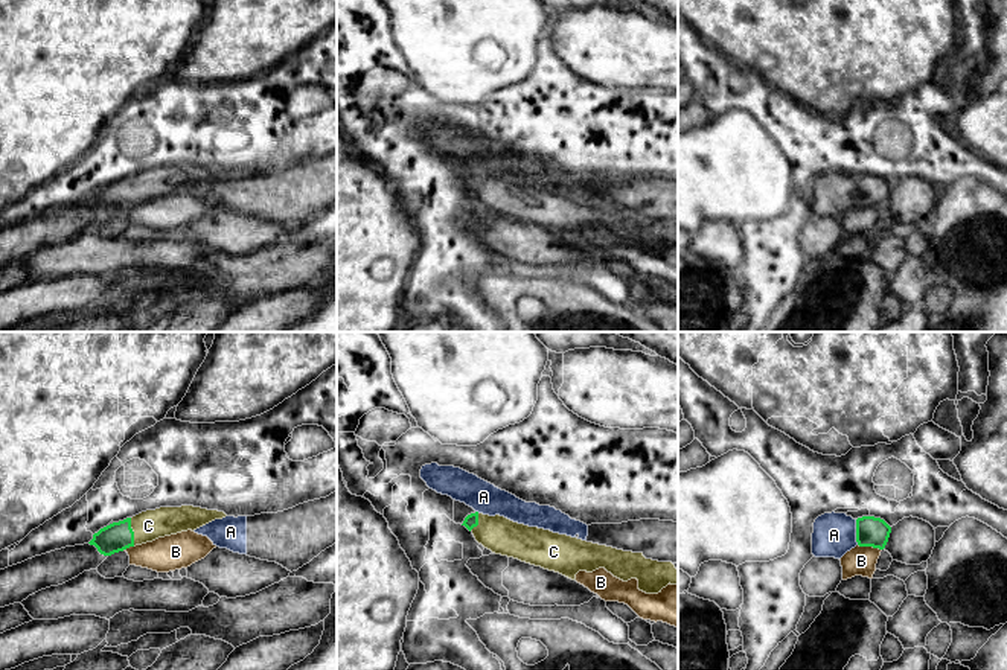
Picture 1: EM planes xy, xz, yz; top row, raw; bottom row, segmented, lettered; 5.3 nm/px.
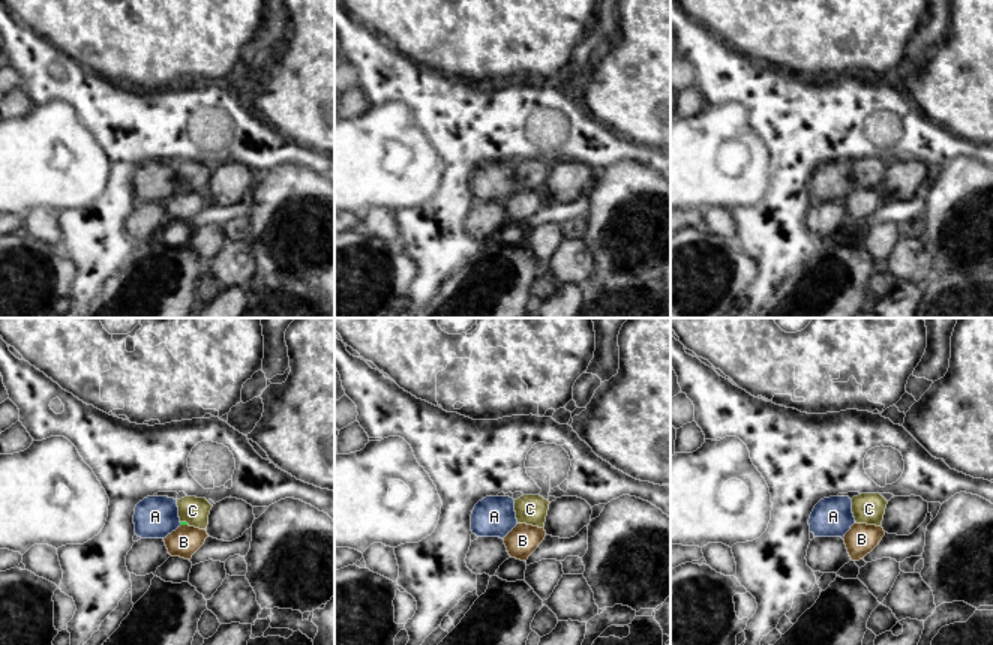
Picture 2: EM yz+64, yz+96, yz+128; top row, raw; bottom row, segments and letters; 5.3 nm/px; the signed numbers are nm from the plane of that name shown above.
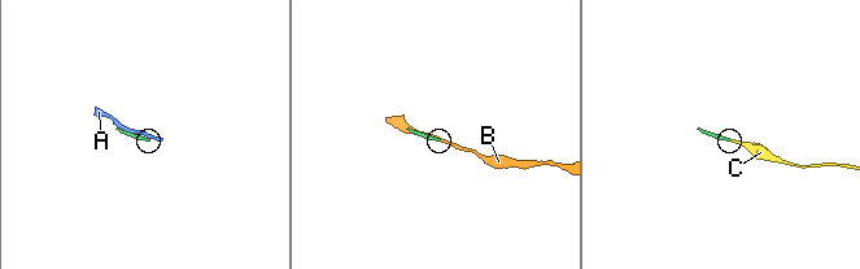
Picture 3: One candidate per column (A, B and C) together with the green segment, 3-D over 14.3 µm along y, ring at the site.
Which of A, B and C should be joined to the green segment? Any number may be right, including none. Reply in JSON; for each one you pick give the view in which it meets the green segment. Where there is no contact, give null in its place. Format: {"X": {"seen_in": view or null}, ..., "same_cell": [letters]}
{"C": {"seen_in": "xy"}, "same_cell": ["C"]}

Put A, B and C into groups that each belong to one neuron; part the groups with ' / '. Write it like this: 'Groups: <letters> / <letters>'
Groups: A / B / C

